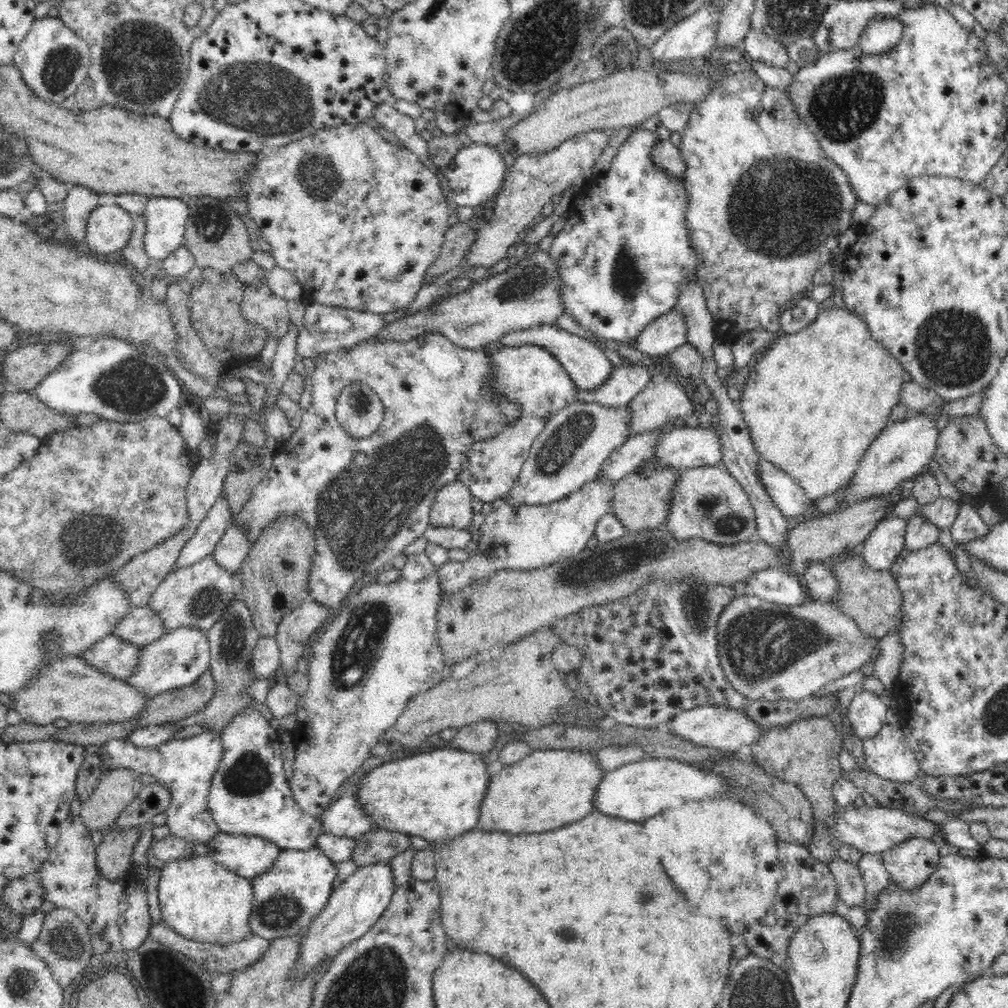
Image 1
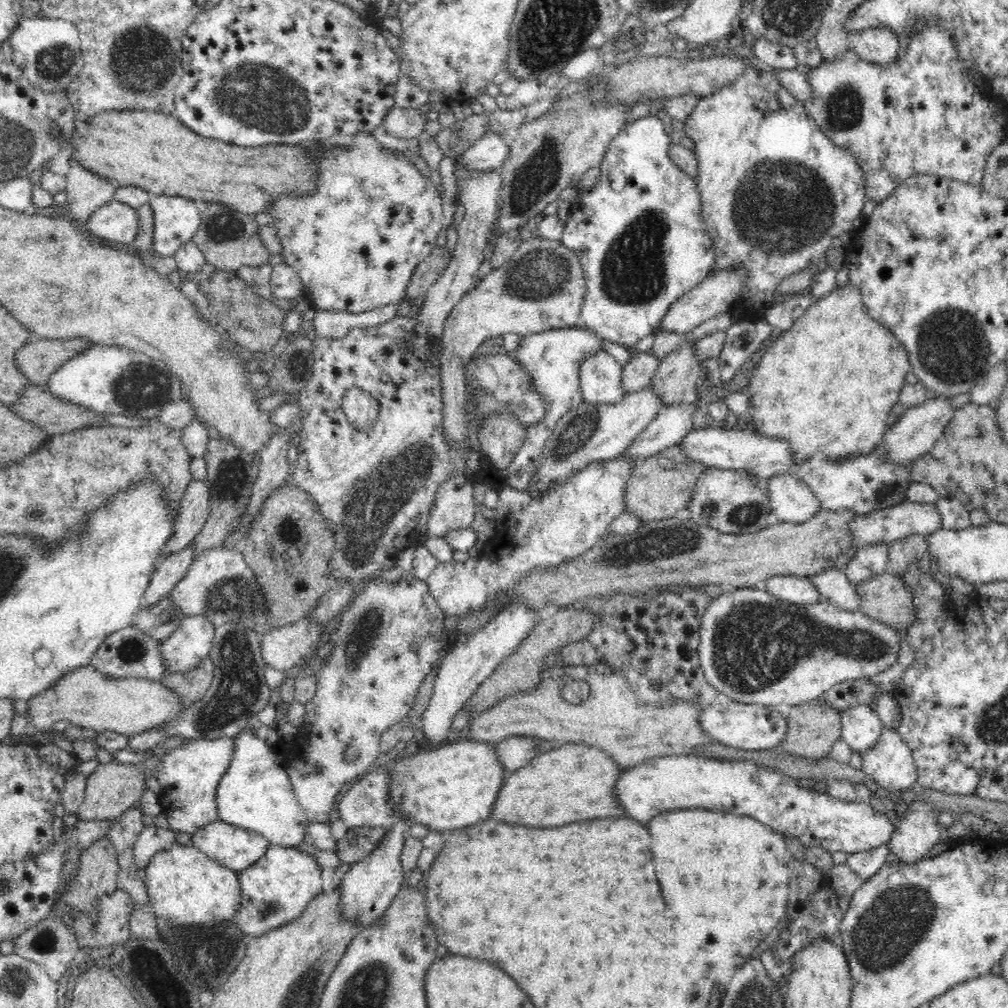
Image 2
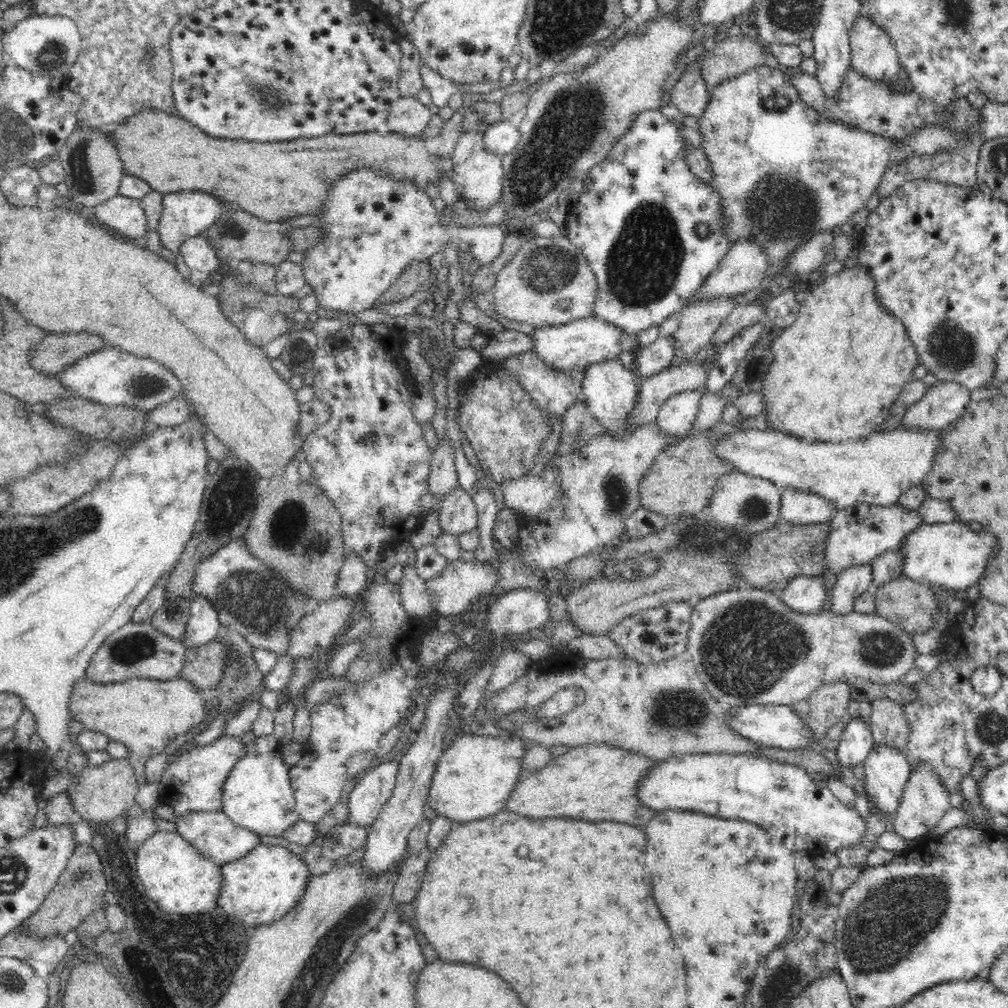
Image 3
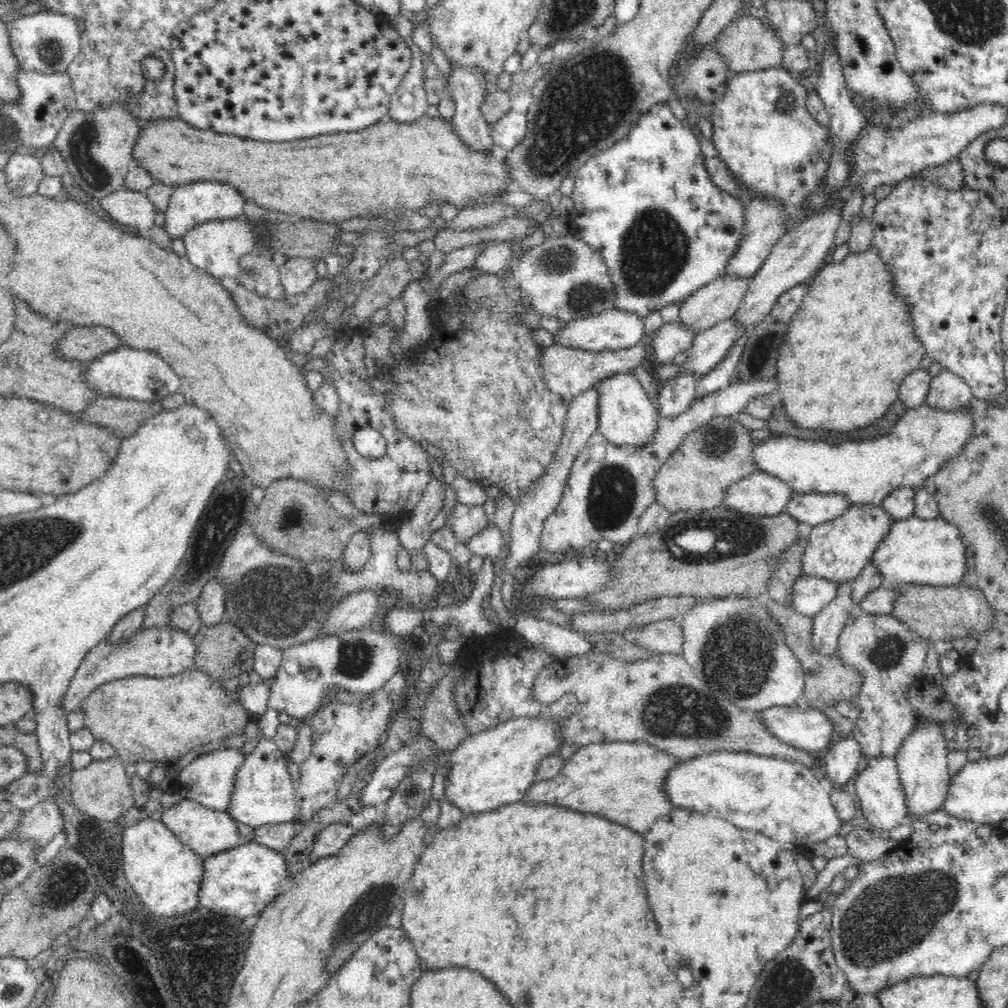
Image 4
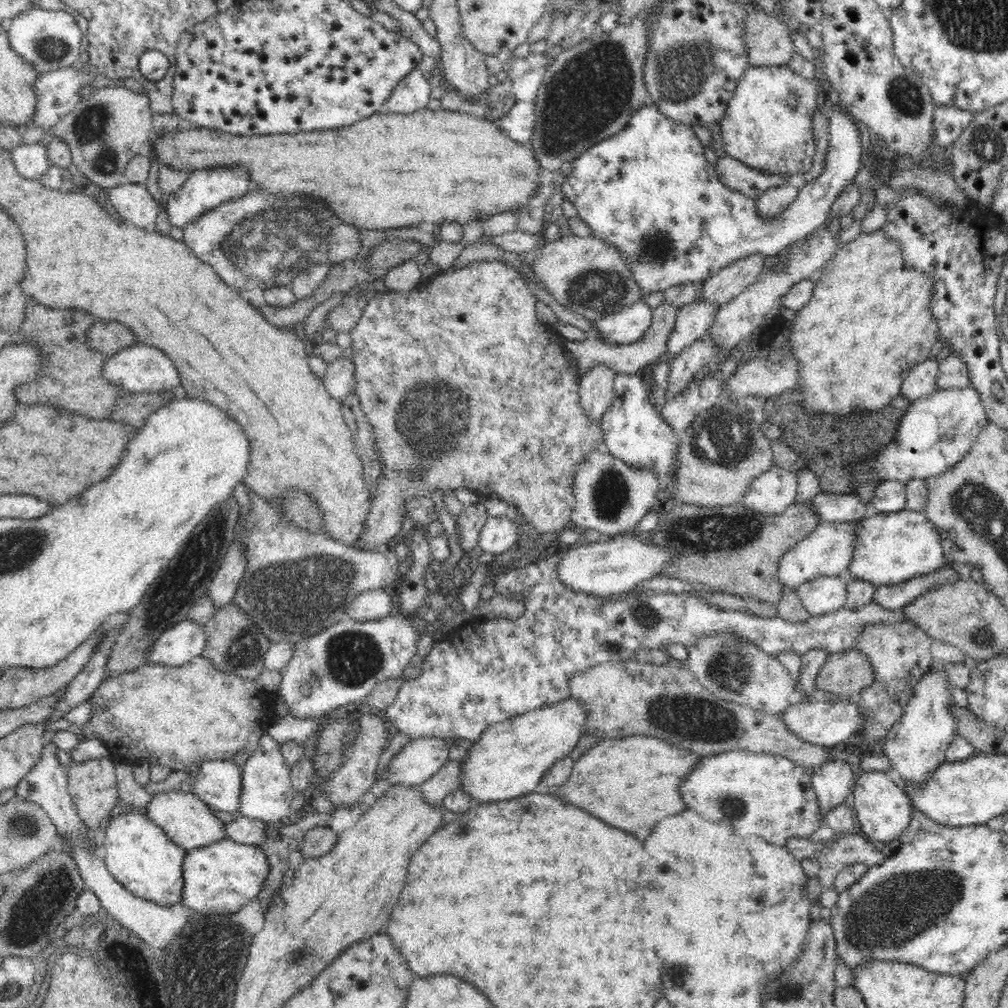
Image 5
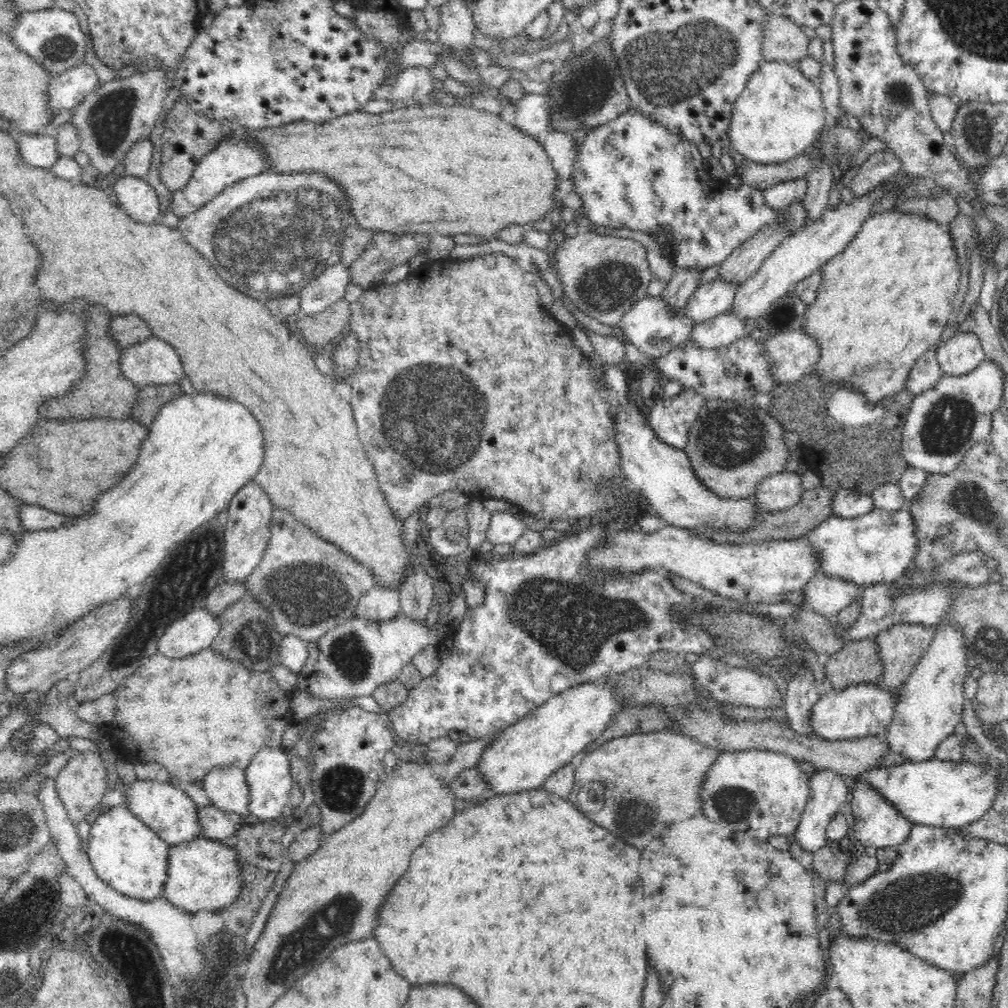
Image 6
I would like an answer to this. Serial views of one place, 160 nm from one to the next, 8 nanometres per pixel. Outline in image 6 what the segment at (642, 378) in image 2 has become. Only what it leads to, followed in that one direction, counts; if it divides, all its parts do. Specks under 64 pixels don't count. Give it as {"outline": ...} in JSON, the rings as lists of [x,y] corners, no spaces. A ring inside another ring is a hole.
{"outline":[[[720,276],[712,282],[698,285],[684,308],[692,326],[730,311],[738,286],[739,284],[727,282]]]}

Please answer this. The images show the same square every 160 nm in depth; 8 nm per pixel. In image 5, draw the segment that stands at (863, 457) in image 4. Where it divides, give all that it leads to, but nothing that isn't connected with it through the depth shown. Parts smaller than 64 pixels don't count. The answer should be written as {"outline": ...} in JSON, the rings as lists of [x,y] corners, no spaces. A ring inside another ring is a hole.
{"outline":[[[972,385],[961,389],[937,388],[930,396],[912,401],[900,420],[894,442],[854,466],[857,496],[870,507],[880,482],[906,484],[912,479],[927,480],[946,472],[970,452],[987,420],[982,399]]]}

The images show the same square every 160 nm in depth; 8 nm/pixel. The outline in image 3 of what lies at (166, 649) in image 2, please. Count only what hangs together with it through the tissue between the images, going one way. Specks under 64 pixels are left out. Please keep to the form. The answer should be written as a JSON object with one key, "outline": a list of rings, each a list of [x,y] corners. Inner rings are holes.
{"outline":[[[198,595],[191,600],[191,614],[182,643],[186,650],[190,647],[199,647],[212,639],[216,639],[220,628],[218,611],[214,609],[212,601]]]}

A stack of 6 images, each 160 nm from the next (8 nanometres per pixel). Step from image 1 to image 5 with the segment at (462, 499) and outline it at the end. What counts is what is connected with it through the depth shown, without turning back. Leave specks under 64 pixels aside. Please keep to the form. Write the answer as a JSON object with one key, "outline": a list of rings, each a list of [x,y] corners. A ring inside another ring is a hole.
{"outline":[[[478,501],[476,504],[464,506],[456,523],[460,529],[460,546],[468,554],[478,547],[480,531],[489,518],[486,506]]]}

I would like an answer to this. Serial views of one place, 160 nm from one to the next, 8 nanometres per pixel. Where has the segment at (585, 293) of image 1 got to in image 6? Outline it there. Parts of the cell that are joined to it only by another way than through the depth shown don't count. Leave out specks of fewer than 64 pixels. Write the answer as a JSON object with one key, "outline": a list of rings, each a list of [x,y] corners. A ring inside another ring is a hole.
{"outline":[[[633,106],[589,131],[576,154],[572,172],[573,190],[582,197],[584,223],[647,232],[658,242],[662,255],[670,260],[673,267],[698,267],[702,271],[720,265],[761,226],[786,225],[790,231],[796,232],[804,228],[803,224],[809,217],[803,202],[794,203],[785,210],[774,210],[766,205],[766,199],[758,188],[746,183],[732,188],[726,181],[712,177],[698,146],[670,133]]]}

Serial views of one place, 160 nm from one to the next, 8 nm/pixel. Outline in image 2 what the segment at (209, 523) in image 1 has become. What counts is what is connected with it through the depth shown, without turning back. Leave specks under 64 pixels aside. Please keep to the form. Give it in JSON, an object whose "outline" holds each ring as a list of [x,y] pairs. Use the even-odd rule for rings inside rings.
{"outline":[[[188,546],[159,562],[143,594],[144,606],[158,604],[169,596],[170,590],[174,590],[174,586],[186,576],[195,558],[194,547]]]}

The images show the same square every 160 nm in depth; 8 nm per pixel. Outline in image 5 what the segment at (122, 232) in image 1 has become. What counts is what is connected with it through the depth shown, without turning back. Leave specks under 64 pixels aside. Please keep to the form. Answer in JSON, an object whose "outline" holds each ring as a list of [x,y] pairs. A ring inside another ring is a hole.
{"outline":[[[124,181],[108,193],[108,200],[122,221],[145,229],[156,222],[158,204],[144,184]]]}

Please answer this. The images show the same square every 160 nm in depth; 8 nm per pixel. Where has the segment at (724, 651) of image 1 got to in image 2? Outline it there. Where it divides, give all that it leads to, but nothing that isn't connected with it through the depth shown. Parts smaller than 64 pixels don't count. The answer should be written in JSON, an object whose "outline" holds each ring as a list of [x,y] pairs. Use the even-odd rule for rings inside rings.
{"outline":[[[763,586],[754,588],[734,588],[729,593],[722,593],[718,597],[711,600],[706,607],[706,612],[702,616],[702,622],[699,626],[700,642],[698,645],[699,661],[703,670],[704,678],[724,697],[725,700],[734,700],[744,704],[755,704],[776,707],[778,704],[791,704],[796,706],[801,702],[811,701],[823,696],[834,685],[852,679],[868,679],[876,674],[888,670],[890,666],[894,666],[899,659],[900,644],[903,636],[898,631],[882,622],[871,620],[862,612],[847,612],[842,610],[826,600],[819,600],[813,605],[795,605],[772,596],[764,589]]]}

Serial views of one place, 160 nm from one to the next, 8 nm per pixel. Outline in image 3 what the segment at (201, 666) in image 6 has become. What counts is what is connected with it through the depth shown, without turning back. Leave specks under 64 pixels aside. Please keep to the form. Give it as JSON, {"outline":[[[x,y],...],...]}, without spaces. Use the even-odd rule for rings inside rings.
{"outline":[[[182,676],[169,681],[134,677],[110,684],[96,684],[82,678],[72,690],[68,709],[73,720],[81,722],[86,729],[105,734],[110,741],[121,742],[128,749],[128,763],[135,769],[136,778],[139,780],[145,778],[145,764],[150,758],[162,754],[172,740],[186,736],[188,732],[192,732],[192,728],[200,726],[206,720],[206,698],[207,694],[200,692],[194,683]]]}

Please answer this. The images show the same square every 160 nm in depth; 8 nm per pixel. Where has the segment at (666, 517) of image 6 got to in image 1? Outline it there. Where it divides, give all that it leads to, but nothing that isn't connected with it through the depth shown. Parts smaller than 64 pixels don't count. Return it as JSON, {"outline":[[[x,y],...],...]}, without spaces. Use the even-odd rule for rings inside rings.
{"outline":[[[540,324],[540,326],[532,326],[532,328],[528,329],[512,330],[512,332],[504,334],[497,343],[500,347],[538,345],[548,349],[552,356],[562,363],[567,374],[570,375],[579,390],[598,390],[610,378],[610,374],[615,368],[606,357],[603,349],[596,343],[575,334],[570,334],[557,325]]]}

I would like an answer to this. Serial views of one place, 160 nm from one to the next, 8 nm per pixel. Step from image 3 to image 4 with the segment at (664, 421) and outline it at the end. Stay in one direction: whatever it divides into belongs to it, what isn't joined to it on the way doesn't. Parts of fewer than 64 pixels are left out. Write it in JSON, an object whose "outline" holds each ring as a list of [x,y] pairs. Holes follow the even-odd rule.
{"outline":[[[684,371],[658,389],[655,403],[660,417],[672,418],[688,410],[696,400],[697,380],[694,373]]]}

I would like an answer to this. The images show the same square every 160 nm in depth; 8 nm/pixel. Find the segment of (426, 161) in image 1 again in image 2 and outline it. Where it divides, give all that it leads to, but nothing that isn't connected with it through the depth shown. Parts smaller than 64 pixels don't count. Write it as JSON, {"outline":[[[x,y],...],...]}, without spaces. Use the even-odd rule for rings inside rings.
{"outline":[[[395,104],[386,114],[383,125],[392,137],[418,139],[428,121],[429,119],[422,115],[419,109],[402,108]]]}

